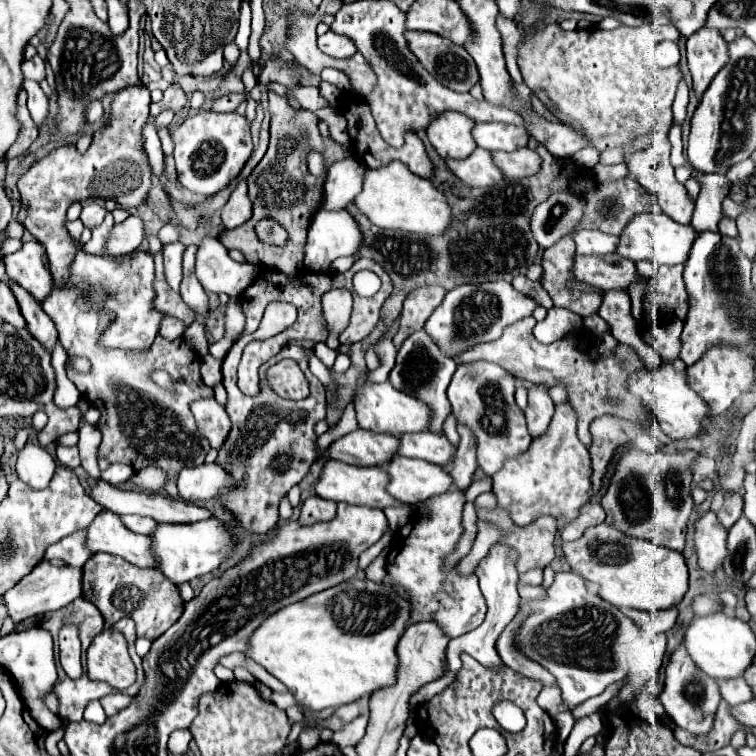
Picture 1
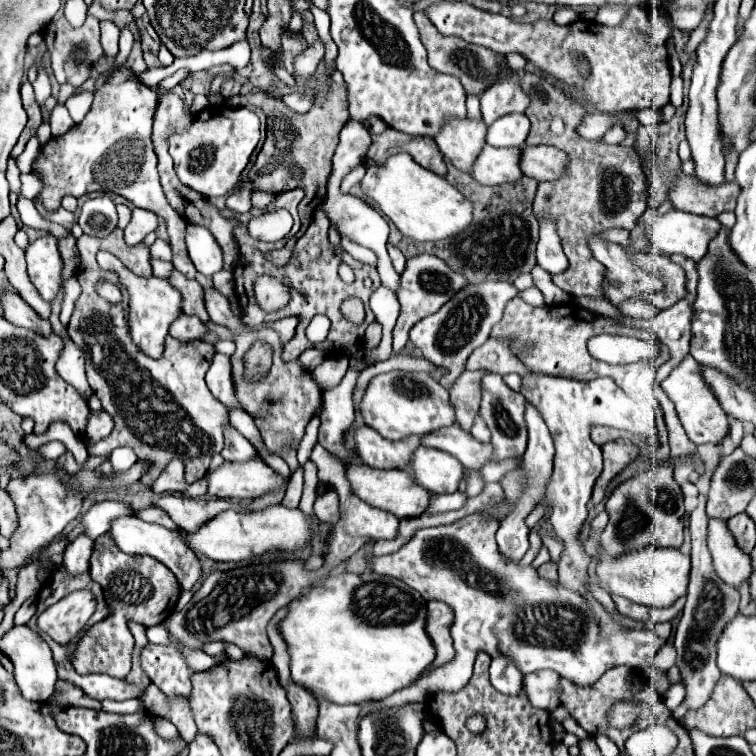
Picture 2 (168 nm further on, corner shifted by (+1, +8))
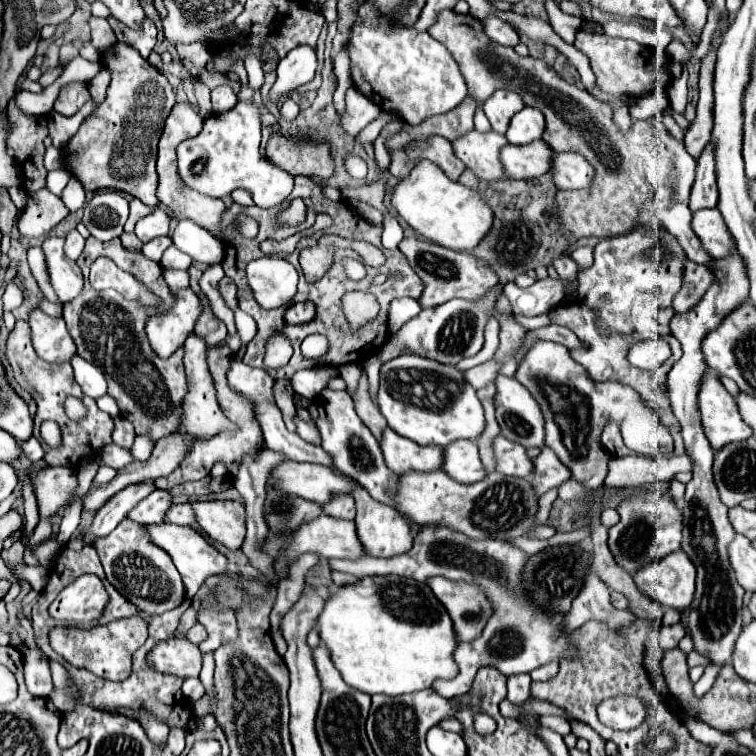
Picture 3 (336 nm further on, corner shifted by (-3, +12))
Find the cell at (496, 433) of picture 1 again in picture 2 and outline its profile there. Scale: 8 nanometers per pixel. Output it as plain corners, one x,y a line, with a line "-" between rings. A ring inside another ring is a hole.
488,372
482,378
482,402
480,402
480,416
488,424
492,432
492,462
502,462
508,458
518,458
526,450
526,426
524,426
524,396
510,390
500,374

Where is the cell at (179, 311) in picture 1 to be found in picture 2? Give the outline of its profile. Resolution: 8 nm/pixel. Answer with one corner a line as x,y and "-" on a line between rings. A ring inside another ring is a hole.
172,270
172,274
168,276
168,282
180,292
184,314
198,316
202,322
206,322
208,320
208,312
204,308
204,296
202,296
204,290
202,290
202,286
196,280
188,280
178,270

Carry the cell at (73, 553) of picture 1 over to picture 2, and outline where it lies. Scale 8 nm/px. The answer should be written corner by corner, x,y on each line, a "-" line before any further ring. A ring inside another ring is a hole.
118,500
96,502
90,506
90,510
86,514
82,514
80,532
84,532
86,536
92,536
92,540
96,540
100,534
108,532
110,520
114,520
116,516
124,516
124,514
132,514
132,512

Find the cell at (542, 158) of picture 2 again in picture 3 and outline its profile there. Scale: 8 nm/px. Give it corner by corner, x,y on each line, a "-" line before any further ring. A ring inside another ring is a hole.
560,152
560,154
554,154
552,174
560,190
580,190
592,184
594,168
580,154

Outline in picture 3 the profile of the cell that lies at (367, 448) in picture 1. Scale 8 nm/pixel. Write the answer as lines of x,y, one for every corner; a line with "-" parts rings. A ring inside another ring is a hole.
392,428
384,430
382,452
388,468
396,474
404,472
434,472
444,464
444,452
438,446
420,446
400,434
392,432

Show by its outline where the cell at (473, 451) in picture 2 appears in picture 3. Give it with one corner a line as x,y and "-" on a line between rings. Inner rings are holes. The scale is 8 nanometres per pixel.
504,436
494,438
494,456
496,456
496,470
508,476
528,478
532,474
532,460
526,454
526,448
506,440

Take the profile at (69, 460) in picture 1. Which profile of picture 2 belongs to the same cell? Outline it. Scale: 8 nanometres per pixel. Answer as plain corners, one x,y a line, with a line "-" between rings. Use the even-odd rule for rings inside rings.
48,442
48,444
40,446
40,448
38,448
38,452
40,452
44,458
58,460
58,458
66,452
66,448
64,448
64,444
62,444
62,442

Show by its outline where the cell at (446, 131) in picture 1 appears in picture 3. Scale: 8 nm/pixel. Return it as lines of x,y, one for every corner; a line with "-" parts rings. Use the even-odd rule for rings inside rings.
472,130
452,142
456,156
466,164
466,168
470,168
478,178
488,182
506,180
500,164
500,148
506,144
506,136
492,130
486,134

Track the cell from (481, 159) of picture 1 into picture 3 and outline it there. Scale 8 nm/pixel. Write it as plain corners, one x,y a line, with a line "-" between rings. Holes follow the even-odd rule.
536,140
524,146
508,144
502,148
500,158
510,180
528,180
550,172
552,156
552,148
548,148
548,144
542,144
542,140

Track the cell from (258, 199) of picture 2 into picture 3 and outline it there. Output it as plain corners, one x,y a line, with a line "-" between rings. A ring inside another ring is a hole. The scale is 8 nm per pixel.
238,102
224,116
214,114
204,122
198,136
178,146
178,170
184,184
200,194
222,198
236,188
252,192
262,208
278,206
294,186
294,178
260,154
260,112
254,102

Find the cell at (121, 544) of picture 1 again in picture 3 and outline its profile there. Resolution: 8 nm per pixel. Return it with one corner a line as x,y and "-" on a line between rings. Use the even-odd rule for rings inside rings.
158,524
158,526
144,526
146,532
150,534
152,542
158,544
162,550
166,550
174,562
174,566
178,568
182,580
184,580
184,586
186,586
186,596
188,598
194,598
194,594
198,592
198,588
204,584
204,580
208,576
214,576
214,574
226,574
228,570
228,558
224,554
220,554
212,544
206,542
206,538
196,532
194,528
190,526
178,526
178,524

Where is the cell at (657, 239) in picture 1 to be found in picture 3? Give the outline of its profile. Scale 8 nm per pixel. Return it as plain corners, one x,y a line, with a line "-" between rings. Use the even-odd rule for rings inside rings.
706,208
706,210
694,212
692,228
700,238
704,250
712,258
728,256
728,252
736,248
736,242
732,240
732,234
728,232
728,226
724,224
724,218
720,216
718,208

